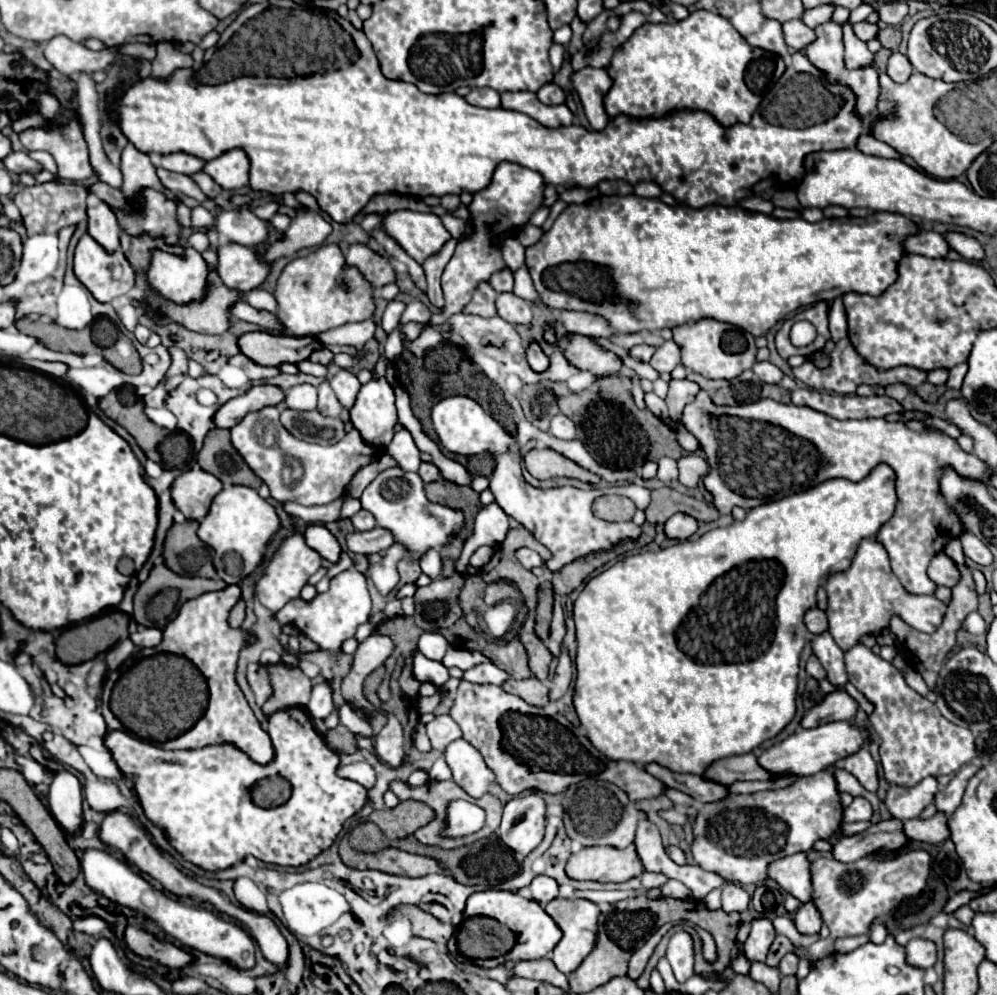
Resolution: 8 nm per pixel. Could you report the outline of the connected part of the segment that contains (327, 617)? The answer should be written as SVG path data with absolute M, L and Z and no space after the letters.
M341 572L331 580L331 586L325 594L317 594L313 602L305 602L303 598L293 598L293 602L287 602L281 610L273 612L273 618L279 624L295 626L301 634L317 642L321 650L339 652L341 644L347 638L353 638L357 626L369 620L369 614L371 614L371 598L367 592L365 576L361 572Z

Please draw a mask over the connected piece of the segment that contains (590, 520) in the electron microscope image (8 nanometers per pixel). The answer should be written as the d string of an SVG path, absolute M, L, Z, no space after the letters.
M467 396L443 398L433 406L431 418L433 418L435 432L439 436L439 442L449 452L465 456L489 452L493 456L495 470L489 478L489 490L495 496L495 502L509 516L513 516L517 522L521 522L543 546L547 546L551 550L553 558L547 560L547 568L551 572L557 572L565 564L571 564L573 560L587 556L591 552L609 550L619 540L639 538L639 534L641 534L639 526L635 526L633 522L627 522L627 524L605 522L593 514L591 504L597 498L597 494L621 494L621 496L631 498L637 508L645 508L645 506L649 506L649 496L651 496L649 489L627 484L627 486L613 486L613 488L603 488L603 490L579 490L579 488L571 488L571 486L539 490L539 488L529 486L523 478L520 466L520 445L516 434L509 434L475 400L471 400Z

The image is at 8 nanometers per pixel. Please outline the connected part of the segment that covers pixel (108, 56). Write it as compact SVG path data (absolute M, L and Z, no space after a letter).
M55 36L45 44L43 50L45 58L51 62L55 70L59 70L65 76L71 76L75 72L97 72L105 70L113 58L115 50L101 50L93 52L85 48L79 42L73 42L65 36Z

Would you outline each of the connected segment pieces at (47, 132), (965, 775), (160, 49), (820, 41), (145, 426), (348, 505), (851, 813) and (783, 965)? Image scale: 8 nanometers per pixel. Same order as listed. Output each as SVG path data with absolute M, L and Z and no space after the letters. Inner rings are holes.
M73 118L67 126L55 128L33 128L19 134L25 150L47 150L53 154L59 172L59 178L65 180L87 180L93 176L89 164L89 152L83 138L83 128L79 118Z
M967 766L967 768L961 768L953 780L935 794L935 806L937 806L937 812L943 812L947 816L951 816L957 806L961 804L961 798L963 798L963 792L965 792L965 786L967 786L967 780L977 772L979 768L977 766Z
M159 42L155 48L157 48L157 56L153 60L153 76L167 78L177 68L191 68L193 66L191 54L179 52L171 42Z
M825 22L815 28L815 34L817 40L805 48L805 56L829 78L829 84L839 84L845 72L841 24Z
M109 392L107 396L99 398L99 408L103 414L117 424L121 424L135 440L137 446L145 452L145 456L153 462L161 462L161 454L157 452L159 440L165 436L165 430L155 426L143 412L143 402L135 400L133 404L119 402L117 392Z
M345 498L345 504L343 504L343 510L341 510L341 516L339 520L345 520L345 518L351 518L355 512L361 510L361 502L355 500L355 498Z
M855 796L853 802L843 810L843 822L857 822L857 820L869 820L871 818L871 804L863 796Z
M793 952L787 954L787 956L783 956L781 962L779 962L779 972L781 972L783 976L795 974L795 972L797 972L797 962L799 962L799 958L797 958Z

